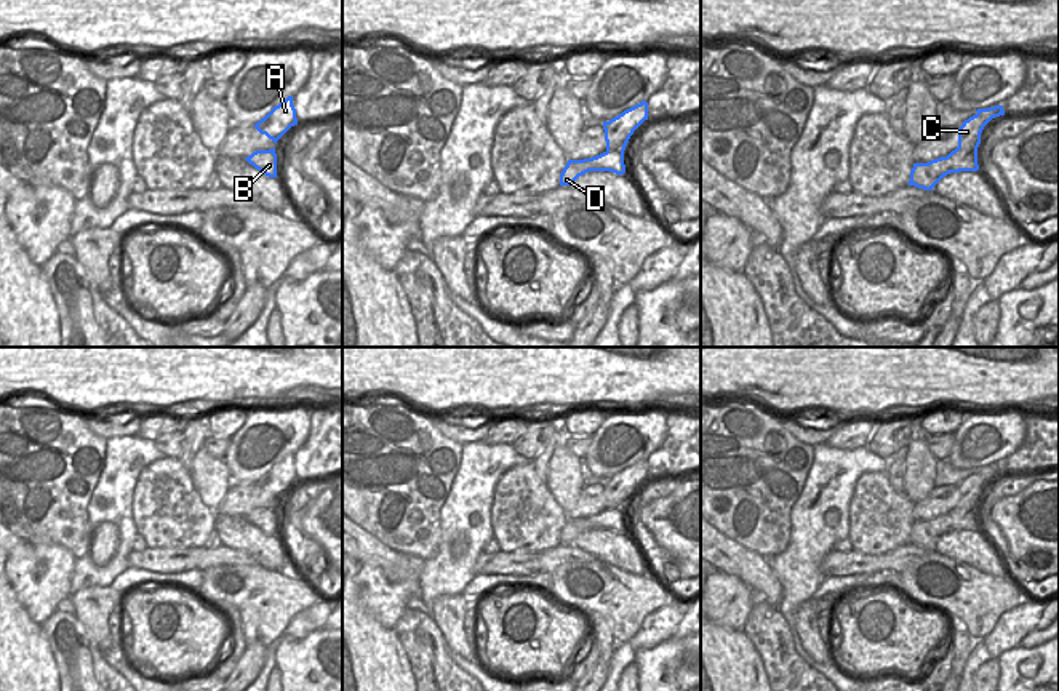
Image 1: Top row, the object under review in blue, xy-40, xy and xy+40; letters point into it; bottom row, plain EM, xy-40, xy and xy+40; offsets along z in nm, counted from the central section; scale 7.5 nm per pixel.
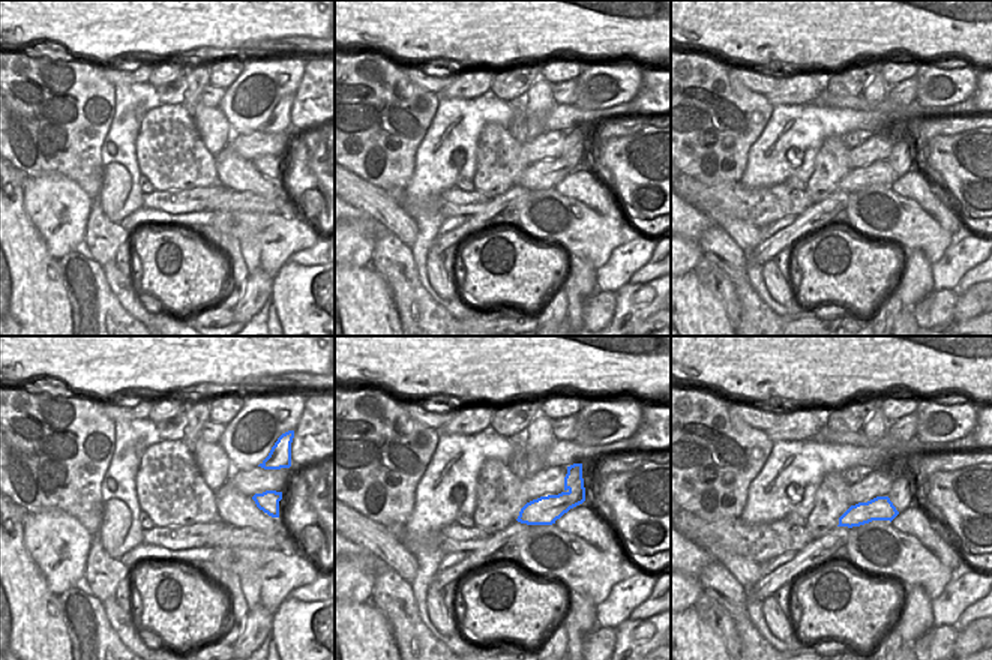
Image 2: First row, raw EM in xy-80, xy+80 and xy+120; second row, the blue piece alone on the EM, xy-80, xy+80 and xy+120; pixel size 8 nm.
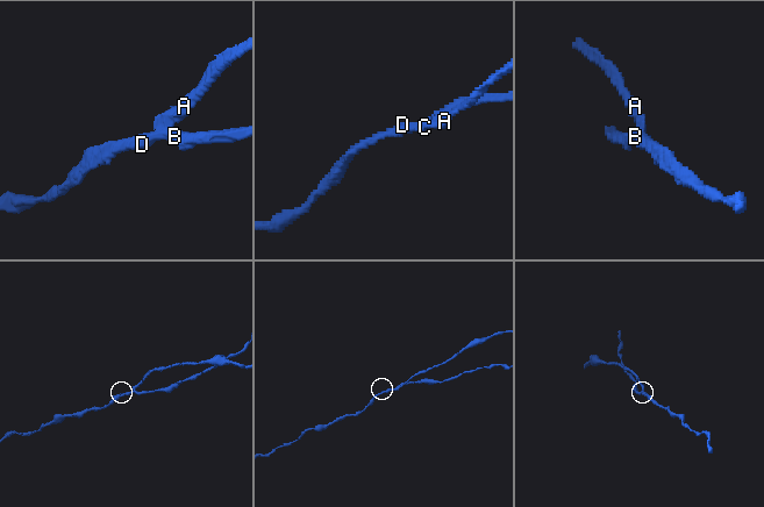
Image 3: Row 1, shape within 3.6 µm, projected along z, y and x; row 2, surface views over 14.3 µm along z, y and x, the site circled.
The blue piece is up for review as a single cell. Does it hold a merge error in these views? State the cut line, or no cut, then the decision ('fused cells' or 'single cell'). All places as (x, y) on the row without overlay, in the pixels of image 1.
cut xy+40 (957, 506), (976, 511); fused cells

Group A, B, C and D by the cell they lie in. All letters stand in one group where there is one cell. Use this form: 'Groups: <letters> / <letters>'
Groups: A C / B D

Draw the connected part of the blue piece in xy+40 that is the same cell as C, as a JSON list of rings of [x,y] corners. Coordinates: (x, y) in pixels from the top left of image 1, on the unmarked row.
[[[1003,464],[977,467],[977,472],[958,486],[958,505],[963,510],[977,510],[984,485],[995,475],[1005,473]]]

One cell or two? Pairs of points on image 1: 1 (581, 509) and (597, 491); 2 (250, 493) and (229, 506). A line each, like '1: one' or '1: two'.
1: one
2: one

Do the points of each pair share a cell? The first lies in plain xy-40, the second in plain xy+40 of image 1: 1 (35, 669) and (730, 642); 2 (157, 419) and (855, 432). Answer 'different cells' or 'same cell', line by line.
1: same cell
2: same cell

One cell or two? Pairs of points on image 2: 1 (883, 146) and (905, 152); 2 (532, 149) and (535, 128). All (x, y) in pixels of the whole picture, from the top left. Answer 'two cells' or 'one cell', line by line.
1: two cells
2: two cells

